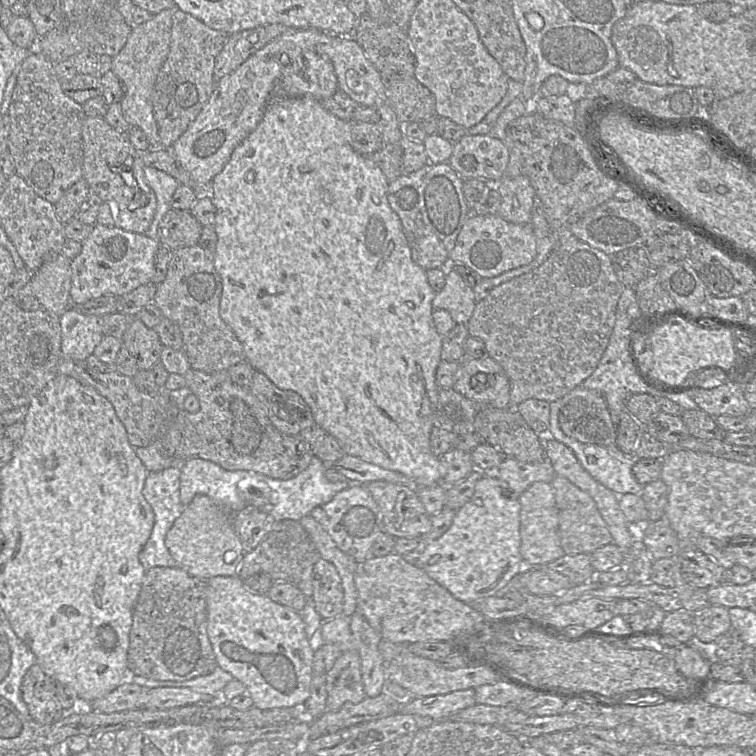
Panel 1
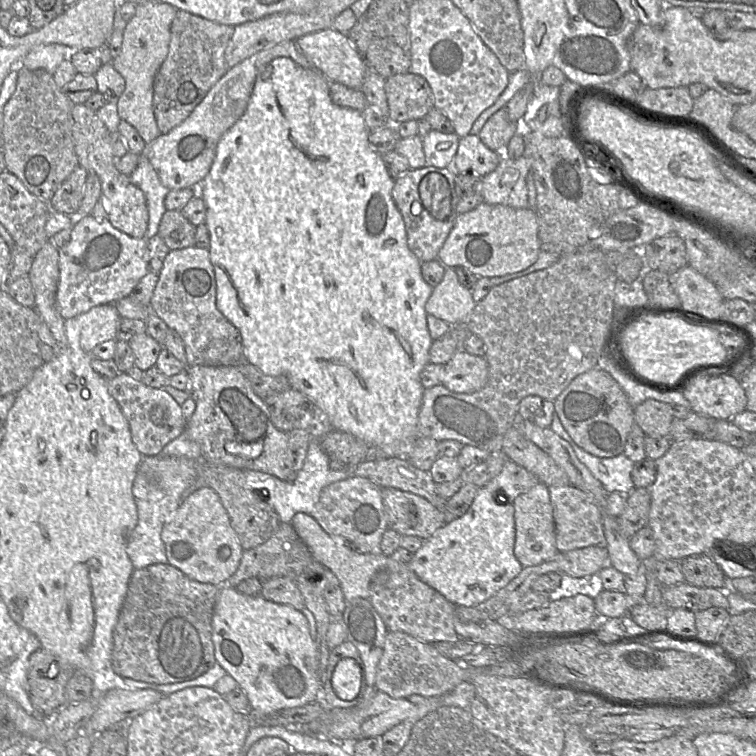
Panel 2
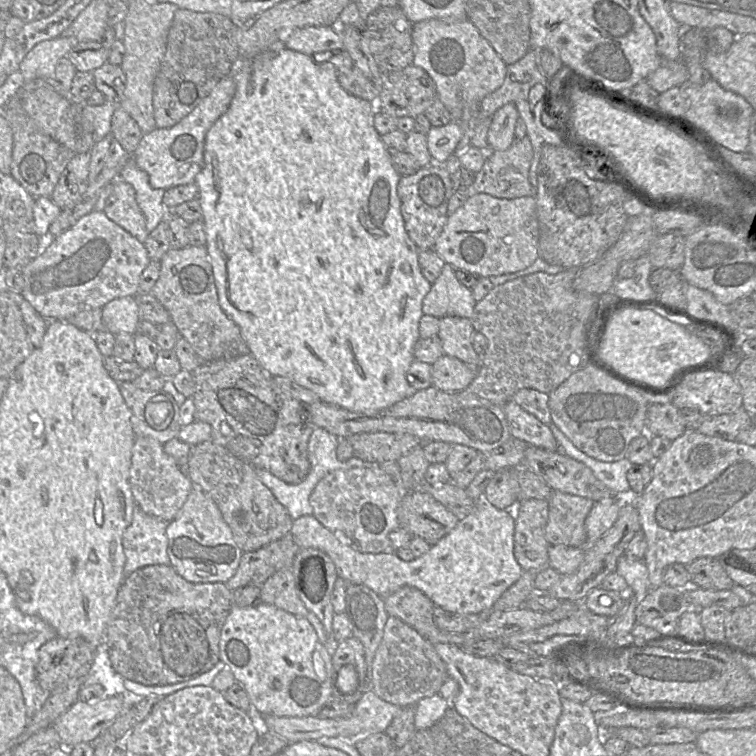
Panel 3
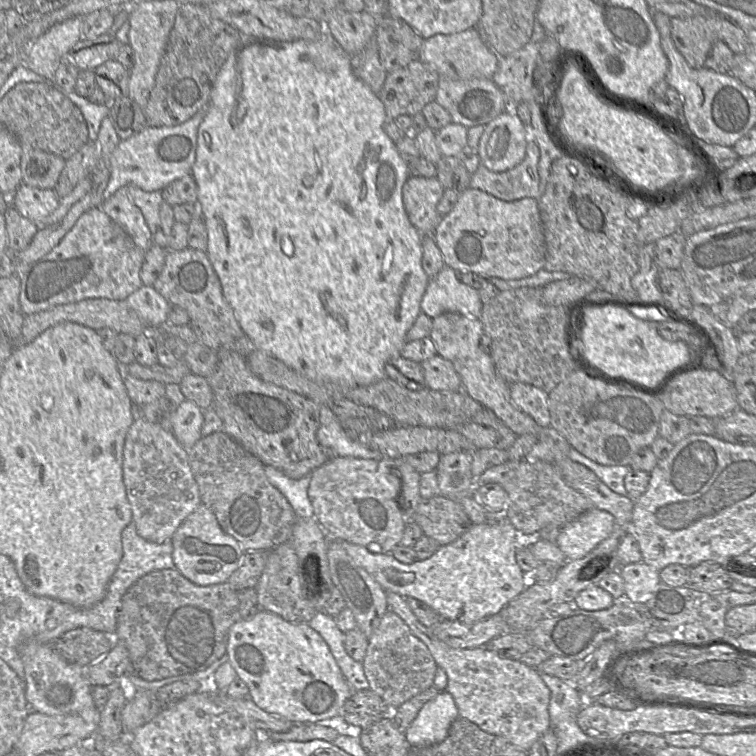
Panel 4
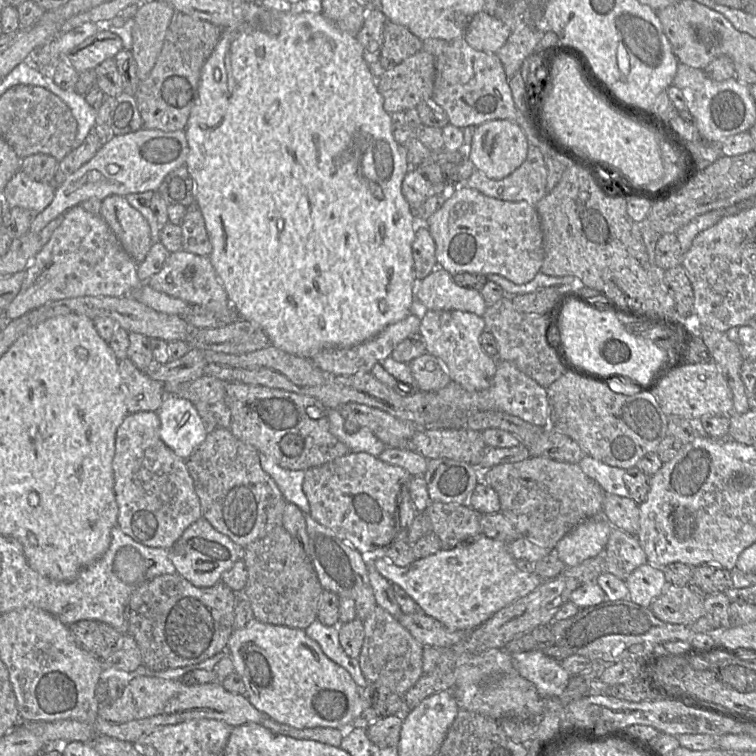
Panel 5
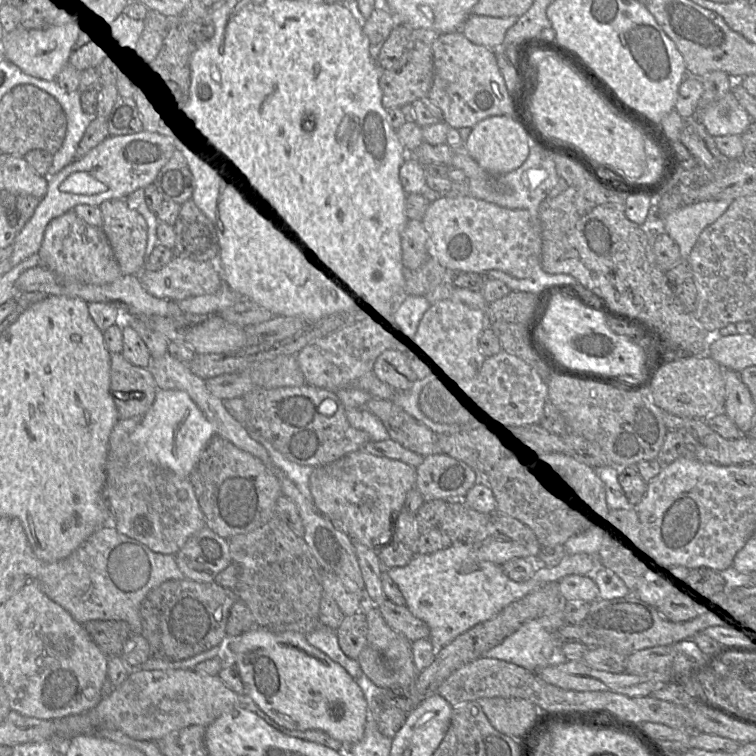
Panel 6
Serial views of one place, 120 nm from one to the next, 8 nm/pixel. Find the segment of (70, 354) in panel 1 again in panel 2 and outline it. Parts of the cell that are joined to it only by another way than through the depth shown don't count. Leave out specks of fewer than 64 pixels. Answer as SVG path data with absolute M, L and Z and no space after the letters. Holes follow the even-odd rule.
M103 304L64 322L67 339L86 353L98 344L116 340L121 317L114 304Z

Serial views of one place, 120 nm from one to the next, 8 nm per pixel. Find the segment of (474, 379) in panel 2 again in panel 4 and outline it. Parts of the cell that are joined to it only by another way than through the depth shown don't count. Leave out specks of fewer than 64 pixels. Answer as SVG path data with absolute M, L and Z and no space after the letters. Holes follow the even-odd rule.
M434 355L420 363L426 387L439 391L461 391L461 378L454 365L440 355Z

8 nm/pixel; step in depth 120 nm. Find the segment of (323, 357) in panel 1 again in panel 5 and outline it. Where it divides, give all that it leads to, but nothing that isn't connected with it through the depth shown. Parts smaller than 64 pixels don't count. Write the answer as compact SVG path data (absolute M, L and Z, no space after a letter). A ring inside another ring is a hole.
M249 3L246 15L238 25L223 28L223 34L219 42L201 69L198 96L191 109L185 128L185 135L189 147L185 165L189 174L195 181L194 203L198 205L202 213L207 234L212 245L212 252L209 255L209 259L239 318L248 320L259 326L268 336L270 345L289 354L311 359L315 354L325 348L352 347L375 337L387 326L399 322L411 314L411 305L413 300L416 299L417 287L417 279L414 273L412 244L415 239L415 232L419 222L416 220L413 210L402 193L402 181L411 166L407 161L403 147L398 144L393 137L391 115L384 110L383 103L384 98L377 89L377 80L374 78L363 58L362 48L356 39L356 35L342 31L325 18L318 10L293 12L289 9L285 9L284 6L267 7L262 3Z

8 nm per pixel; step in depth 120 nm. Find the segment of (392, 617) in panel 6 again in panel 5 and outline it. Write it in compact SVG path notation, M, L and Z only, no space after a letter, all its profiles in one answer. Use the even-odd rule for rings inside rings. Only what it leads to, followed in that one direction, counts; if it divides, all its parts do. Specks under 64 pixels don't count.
M425 613L402 614L399 623L423 646L446 649L461 641L470 631L450 631Z

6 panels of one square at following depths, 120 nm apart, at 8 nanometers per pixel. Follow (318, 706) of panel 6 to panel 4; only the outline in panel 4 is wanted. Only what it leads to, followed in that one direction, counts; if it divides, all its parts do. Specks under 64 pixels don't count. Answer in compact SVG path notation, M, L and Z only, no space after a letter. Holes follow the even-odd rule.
M260 609L253 617L239 619L229 630L226 655L238 677L249 689L249 698L265 712L293 724L330 722L340 713L352 689L344 678L323 638L308 623L290 623L279 615Z

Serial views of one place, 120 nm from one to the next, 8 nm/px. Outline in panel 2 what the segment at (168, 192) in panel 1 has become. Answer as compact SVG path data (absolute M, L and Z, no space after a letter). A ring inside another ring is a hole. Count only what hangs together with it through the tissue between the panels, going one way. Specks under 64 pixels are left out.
M142 154L139 156L137 168L130 177L133 184L139 187L146 197L149 223L144 238L148 241L158 233L160 221L167 210L164 204L165 197L170 189L161 183L149 159Z

